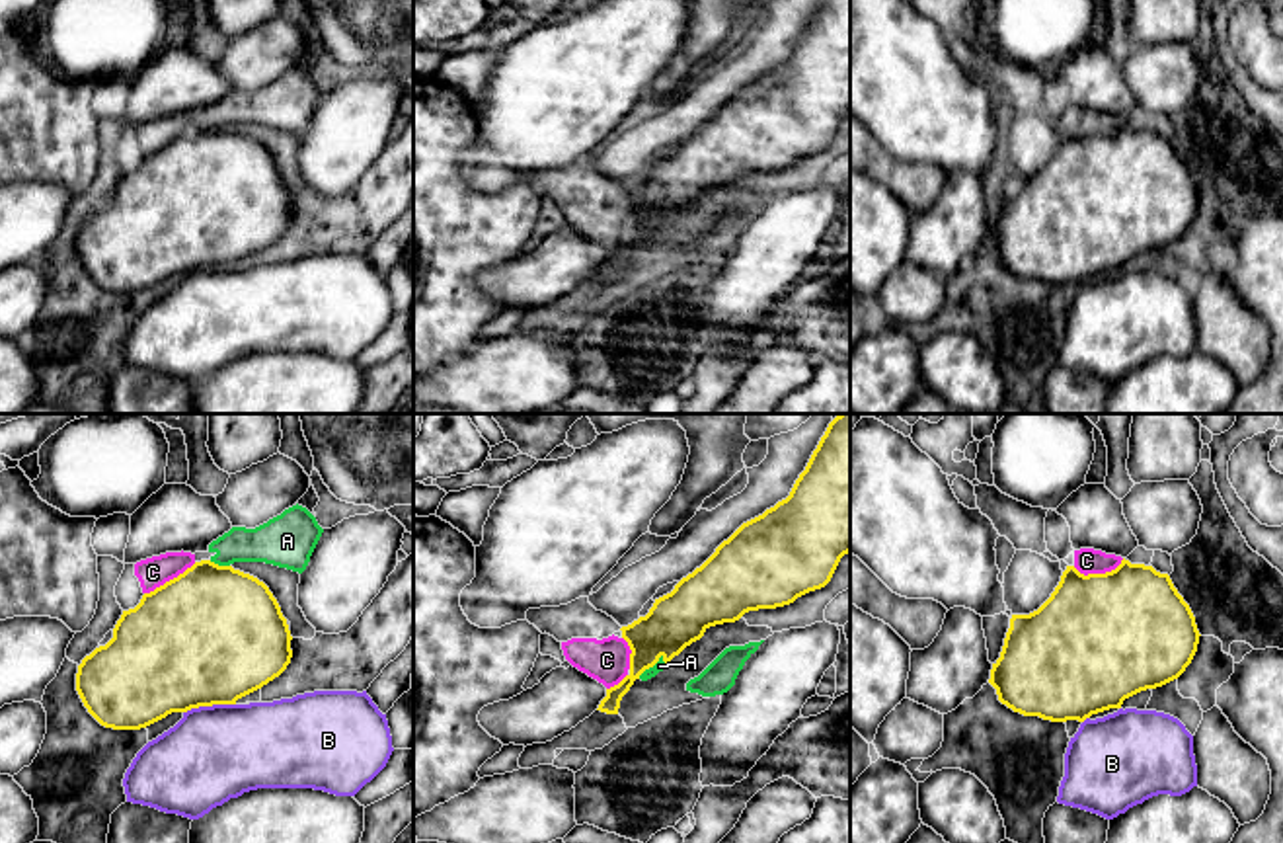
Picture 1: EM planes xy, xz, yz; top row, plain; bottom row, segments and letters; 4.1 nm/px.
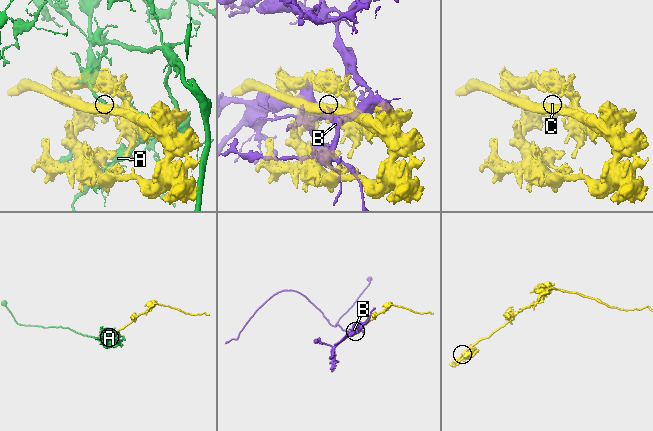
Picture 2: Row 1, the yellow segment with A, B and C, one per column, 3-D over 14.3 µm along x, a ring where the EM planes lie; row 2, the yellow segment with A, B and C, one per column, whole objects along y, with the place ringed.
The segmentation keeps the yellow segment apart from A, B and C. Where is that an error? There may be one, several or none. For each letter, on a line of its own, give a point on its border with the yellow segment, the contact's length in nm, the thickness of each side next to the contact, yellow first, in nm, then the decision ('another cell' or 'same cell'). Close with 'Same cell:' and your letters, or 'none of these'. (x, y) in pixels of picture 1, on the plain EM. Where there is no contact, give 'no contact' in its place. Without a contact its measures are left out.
A: xz (650, 229) | 140 nm | 220/50 nm | another cell
B: xy (209, 268) | 220 nm | 500/400 nm | another cell
C: yz (1098, 137) | 220 nm | 500/110 nm | another cell
Same cell: none of these

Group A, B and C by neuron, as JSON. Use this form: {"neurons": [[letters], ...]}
{"neurons": [["A", "C"], ["B"]]}

